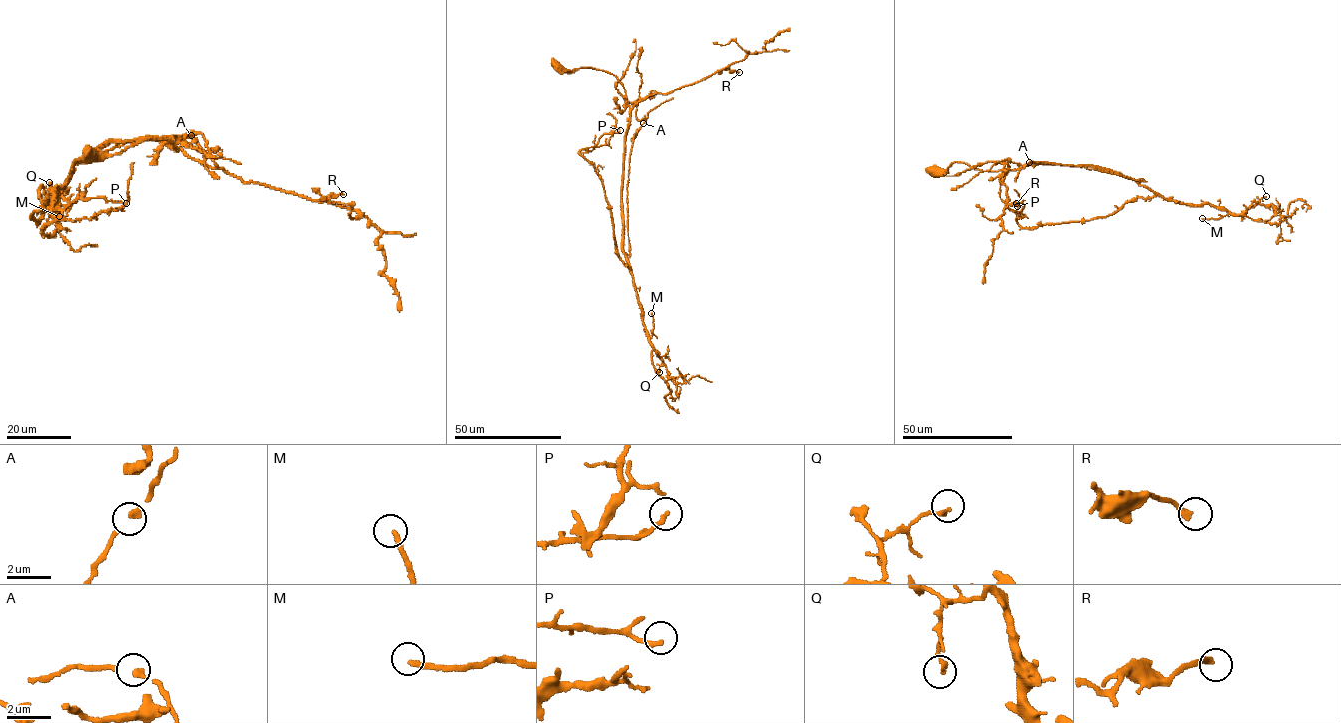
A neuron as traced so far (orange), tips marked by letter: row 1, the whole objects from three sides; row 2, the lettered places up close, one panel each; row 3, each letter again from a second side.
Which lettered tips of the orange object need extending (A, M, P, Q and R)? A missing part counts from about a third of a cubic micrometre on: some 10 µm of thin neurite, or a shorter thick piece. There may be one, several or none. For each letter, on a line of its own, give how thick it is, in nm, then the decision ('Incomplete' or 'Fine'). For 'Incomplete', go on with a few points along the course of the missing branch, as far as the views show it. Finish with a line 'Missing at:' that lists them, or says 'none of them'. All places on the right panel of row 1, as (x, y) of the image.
A: Thickness 180 nm. Fine
M: Thickness 200 nm. Incomplete. Course of what is missing: (1202, 218), (1144, 217), (1111, 229)
P: Thickness 200 nm. Fine
Q: Thickness 170 nm. Fine
R: Thickness 280 nm. Incomplete
Missing at: M, R

